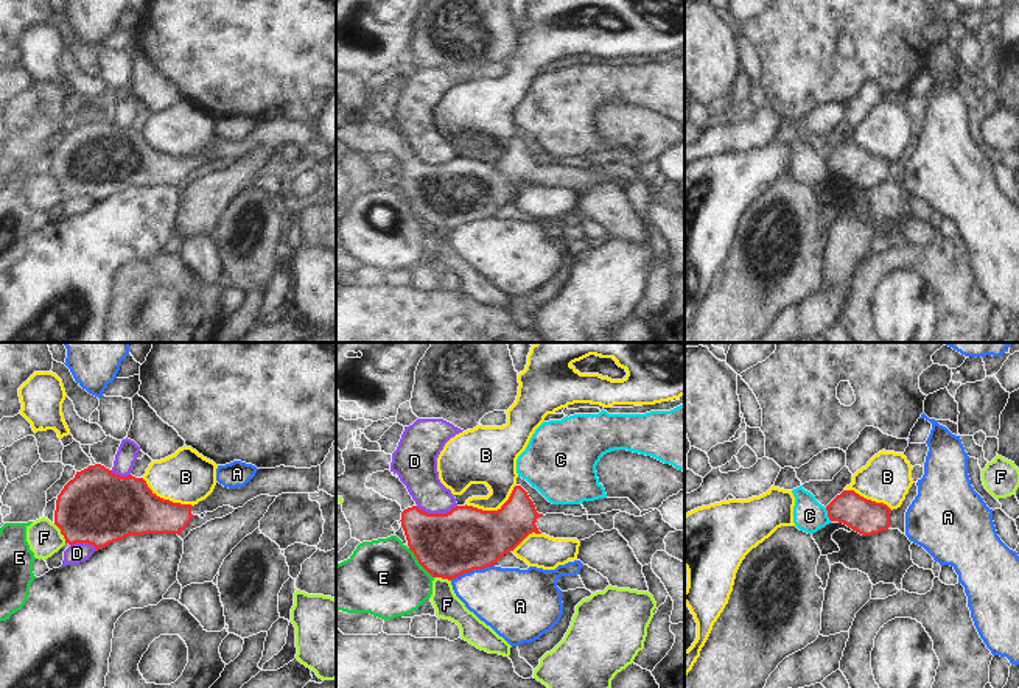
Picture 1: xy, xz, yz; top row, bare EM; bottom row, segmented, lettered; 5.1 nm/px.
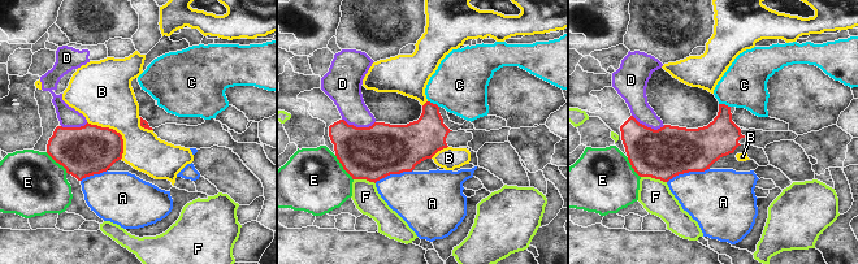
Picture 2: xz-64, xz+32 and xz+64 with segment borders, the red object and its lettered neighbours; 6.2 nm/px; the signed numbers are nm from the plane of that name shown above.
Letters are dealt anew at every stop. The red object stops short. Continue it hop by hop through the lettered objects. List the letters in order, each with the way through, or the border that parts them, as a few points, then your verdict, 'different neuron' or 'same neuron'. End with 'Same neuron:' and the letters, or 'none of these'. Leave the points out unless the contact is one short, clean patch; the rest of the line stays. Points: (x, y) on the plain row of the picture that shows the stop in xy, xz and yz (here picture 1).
A: different neuron
B: different neuron
C: border yz (825, 159), (831, 172); different neuron
D: different neuron
E: border xz (408, 200), (433, 229); different neuron
F: border xz (434, 228), (450, 232); different neuron
Same neuron: none of these

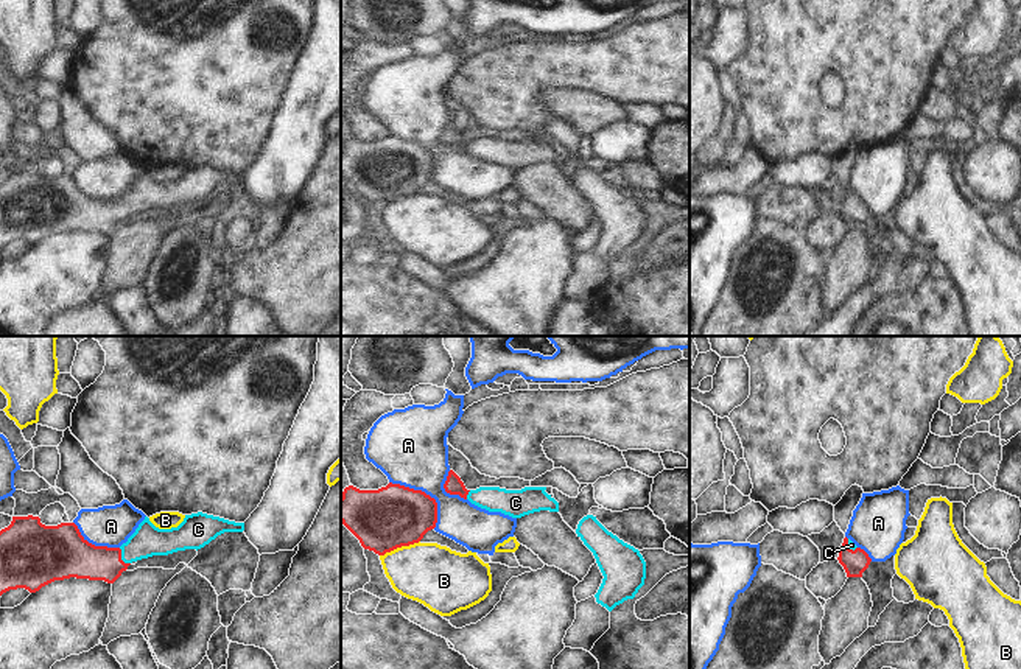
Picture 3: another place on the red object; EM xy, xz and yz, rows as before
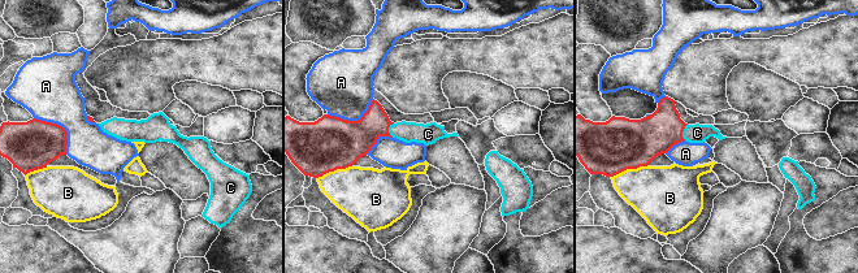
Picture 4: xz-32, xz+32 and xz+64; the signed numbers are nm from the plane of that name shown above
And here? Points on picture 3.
A: different neuron
B: different neuron
C: way xy (72, 207), (120, 209), (148, 192); same neuron
Same neuron: C

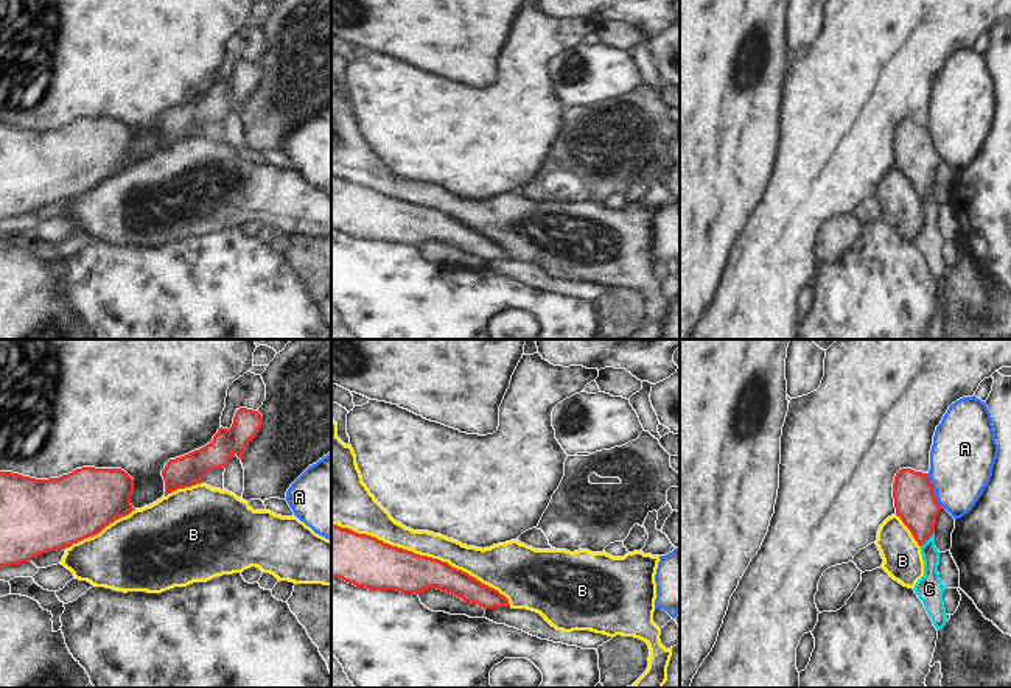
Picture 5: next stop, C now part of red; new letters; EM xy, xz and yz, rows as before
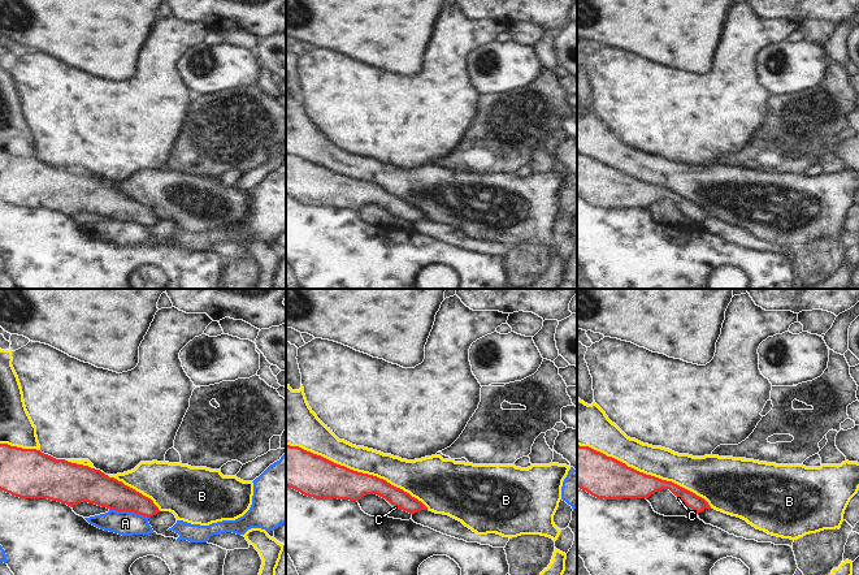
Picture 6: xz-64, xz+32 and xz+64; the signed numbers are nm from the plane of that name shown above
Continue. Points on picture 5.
A: different neuron
B: different neuron
C: way yz (915, 151), (923, 182), (929, 189), (929, 237); same neuron
Same neuron: C

